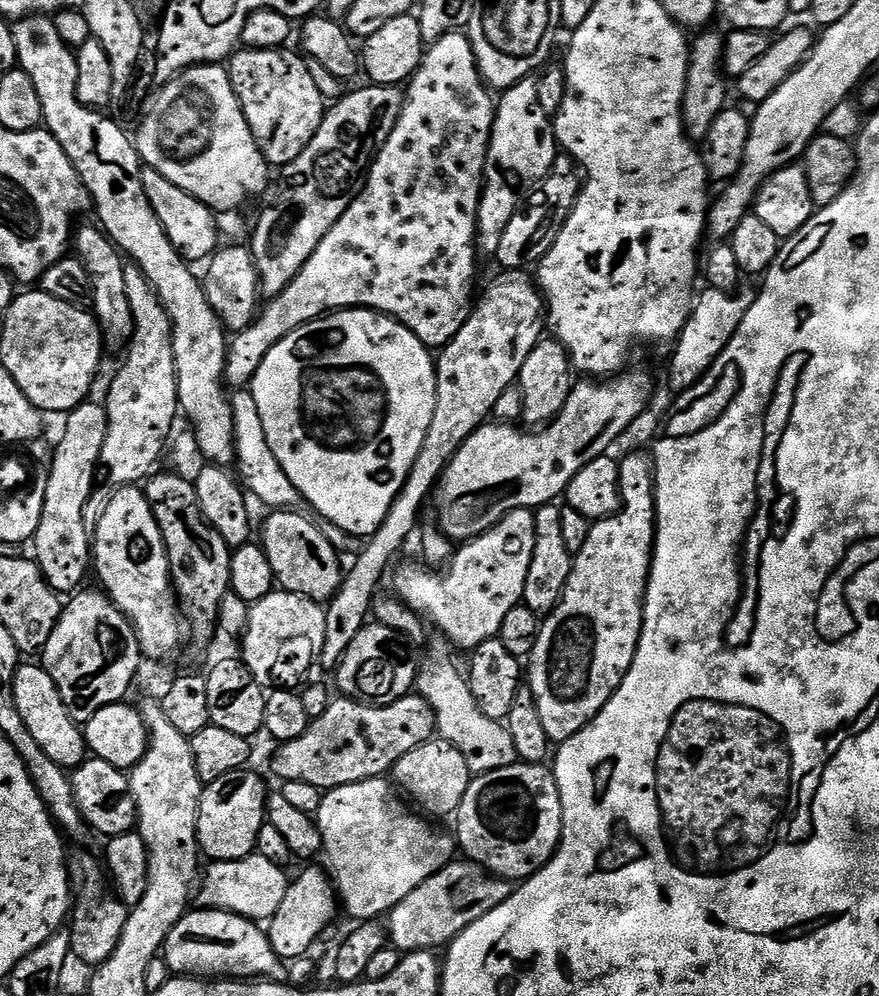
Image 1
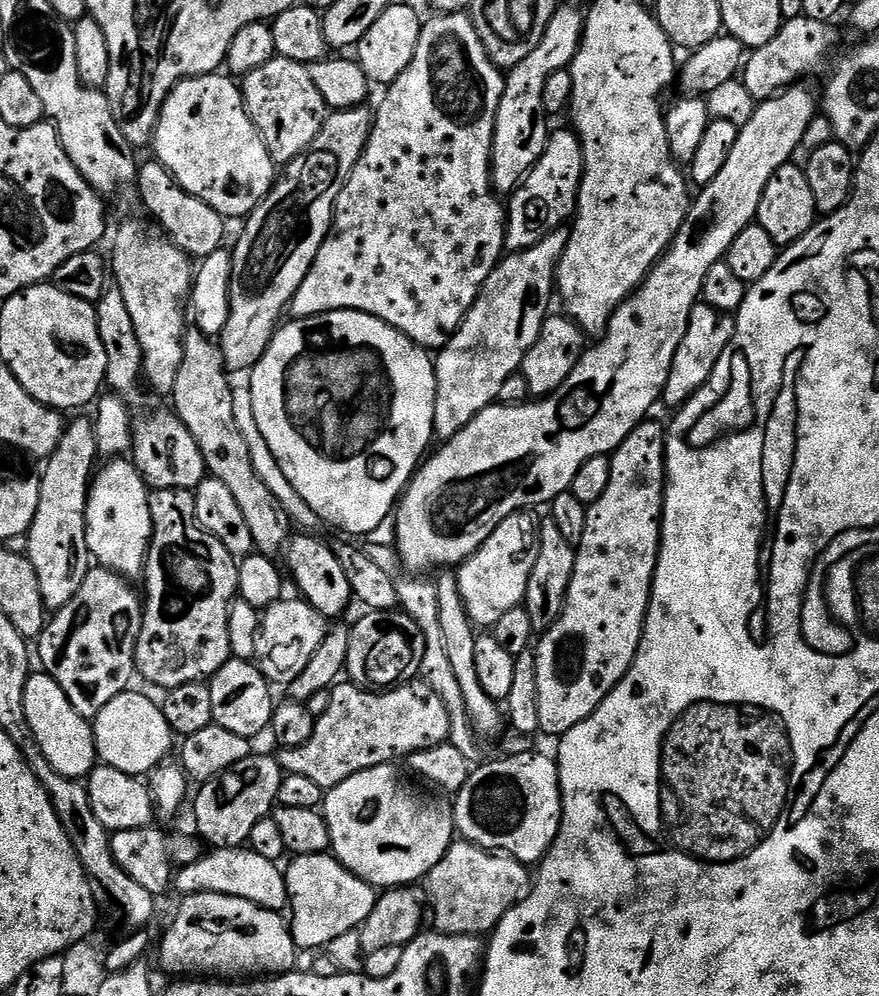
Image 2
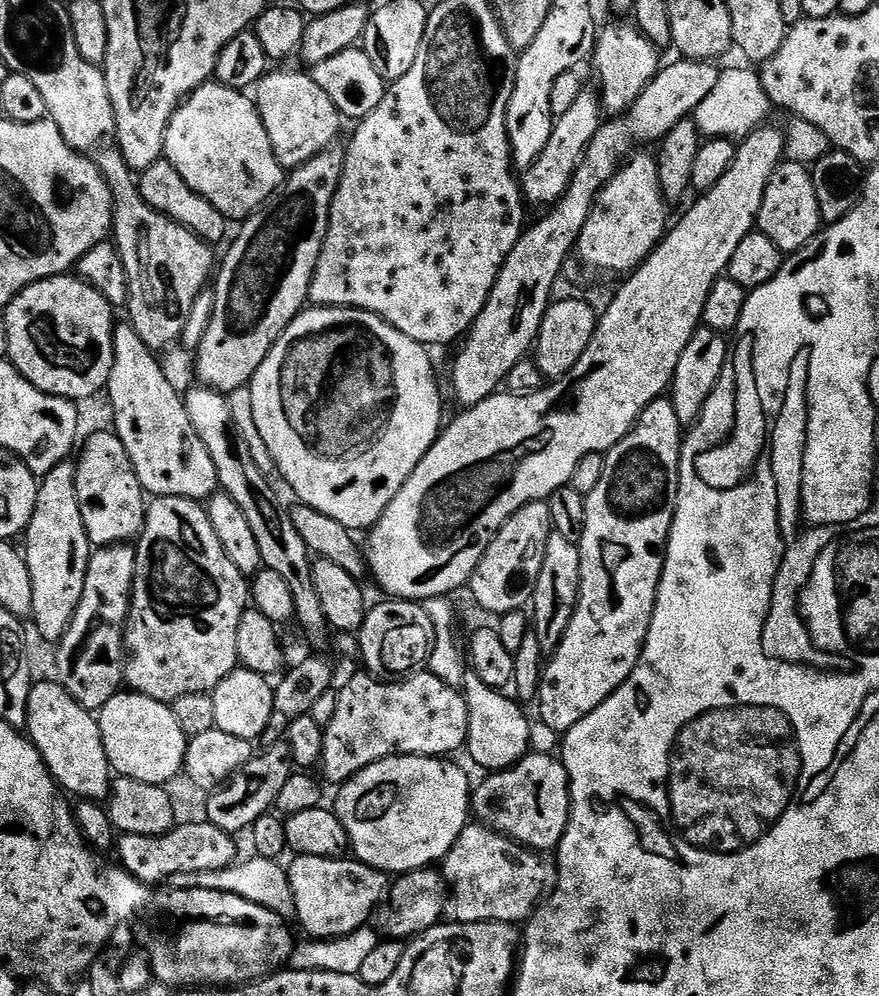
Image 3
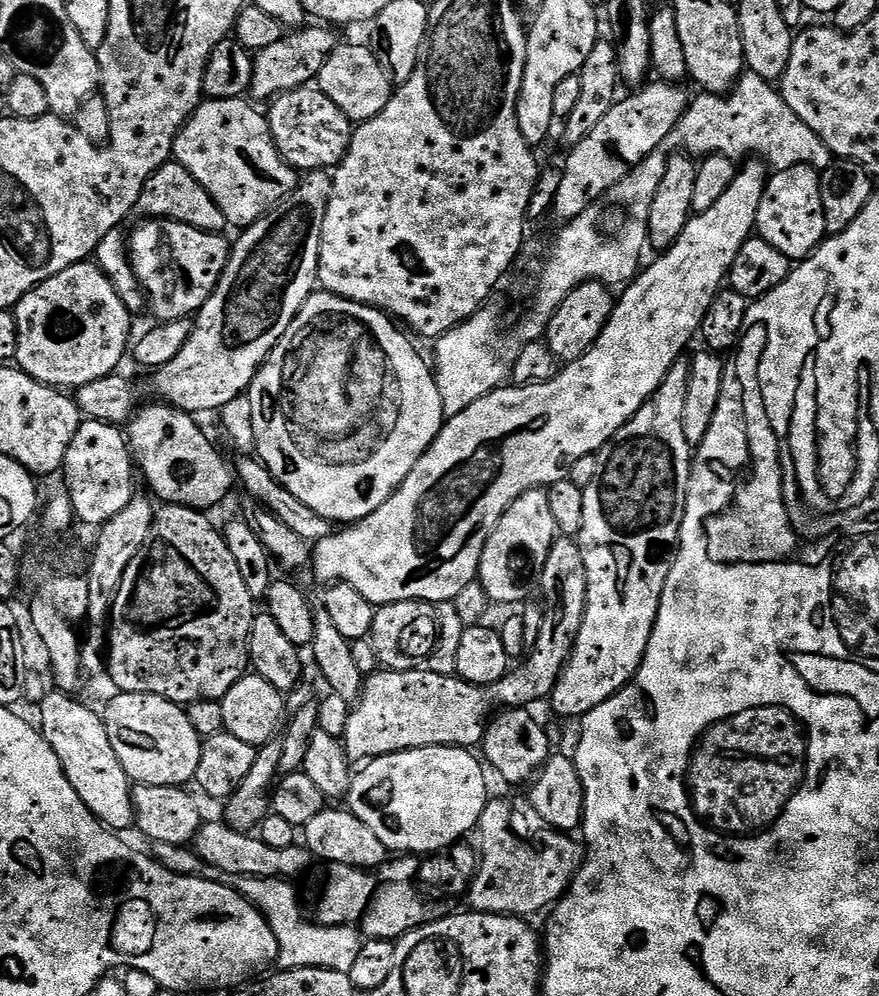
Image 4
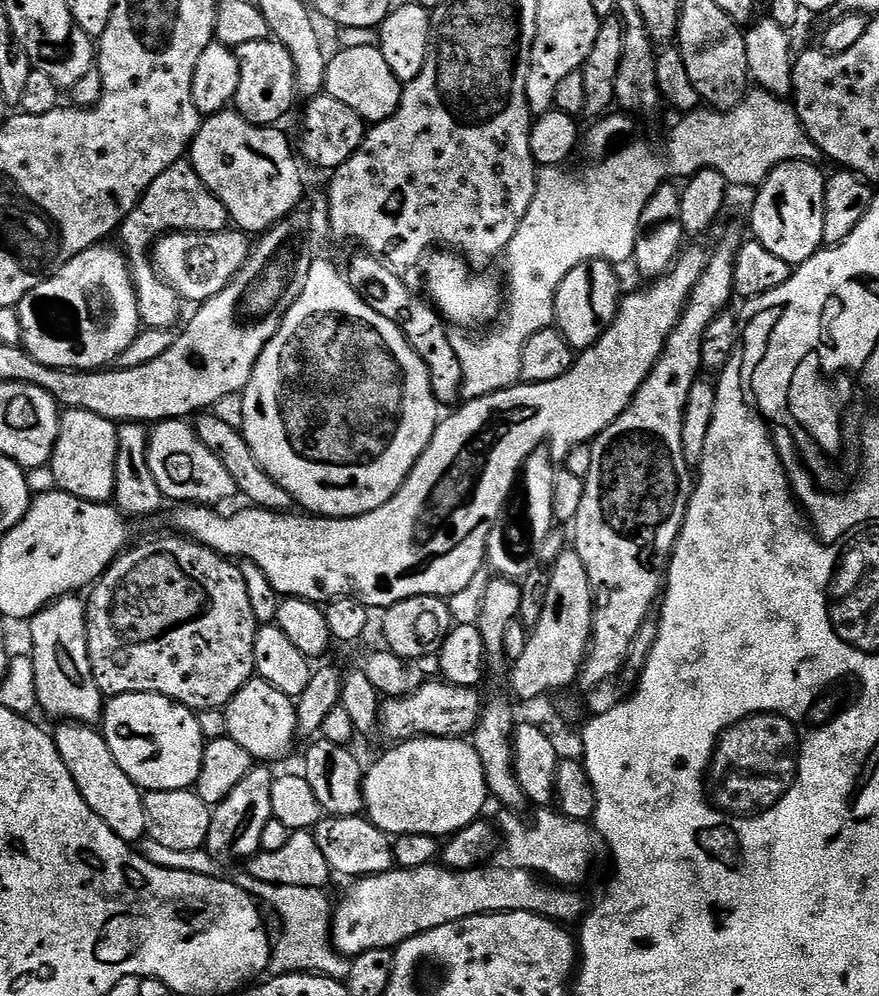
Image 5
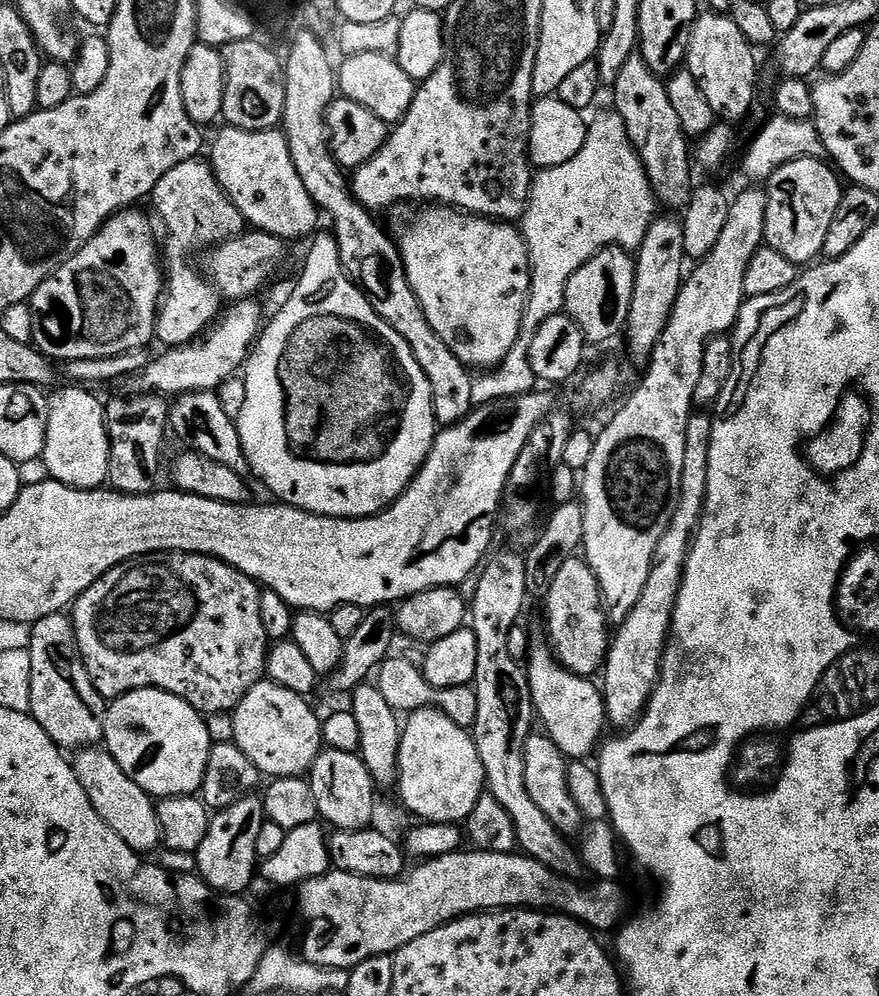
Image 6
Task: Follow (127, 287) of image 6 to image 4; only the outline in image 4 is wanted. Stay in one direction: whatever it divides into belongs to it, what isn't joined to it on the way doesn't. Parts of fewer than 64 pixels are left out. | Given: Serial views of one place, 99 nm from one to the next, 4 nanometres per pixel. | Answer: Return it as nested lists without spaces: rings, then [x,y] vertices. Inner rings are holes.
[[[95,262],[75,264],[42,282],[20,299],[14,315],[18,326],[15,363],[20,371],[41,384],[51,384],[61,390],[75,390],[86,386],[86,382],[98,382],[98,378],[113,375],[124,360],[124,351],[130,348],[128,335],[132,332],[133,313],[126,310],[118,290]]]

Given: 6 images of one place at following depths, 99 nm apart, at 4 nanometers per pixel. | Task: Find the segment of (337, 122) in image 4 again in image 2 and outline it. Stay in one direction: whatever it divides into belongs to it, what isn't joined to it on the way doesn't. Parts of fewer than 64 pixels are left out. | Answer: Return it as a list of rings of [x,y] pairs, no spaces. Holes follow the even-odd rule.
[[[276,56],[270,62],[266,62],[266,66],[258,66],[258,70],[243,77],[242,91],[244,108],[254,122],[254,126],[260,131],[260,137],[266,142],[266,150],[270,150],[277,165],[287,166],[308,151],[308,147],[314,142],[314,138],[324,125],[326,105],[322,94],[319,93],[318,86],[314,84],[314,79],[308,73],[307,64],[299,64],[293,60]]]

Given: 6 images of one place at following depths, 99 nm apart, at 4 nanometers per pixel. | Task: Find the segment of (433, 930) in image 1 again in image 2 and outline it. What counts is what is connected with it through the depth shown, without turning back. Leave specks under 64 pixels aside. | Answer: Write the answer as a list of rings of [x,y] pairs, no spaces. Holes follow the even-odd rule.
[[[463,838],[453,839],[438,866],[434,866],[434,870],[430,870],[426,877],[431,927],[448,936],[491,933],[499,929],[500,919],[507,916],[509,910],[531,894],[533,883],[533,873],[514,857],[480,848]]]

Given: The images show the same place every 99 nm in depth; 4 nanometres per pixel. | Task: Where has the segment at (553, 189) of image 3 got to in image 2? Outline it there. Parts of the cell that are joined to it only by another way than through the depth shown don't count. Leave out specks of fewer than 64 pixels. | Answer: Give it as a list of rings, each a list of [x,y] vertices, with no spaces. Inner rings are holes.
[[[560,128],[549,135],[546,150],[538,158],[535,166],[528,171],[524,181],[515,192],[511,193],[506,204],[506,227],[504,229],[504,247],[509,253],[525,252],[530,246],[538,246],[542,238],[551,232],[561,231],[575,217],[576,206],[580,198],[580,184],[584,181],[584,147],[575,131]]]

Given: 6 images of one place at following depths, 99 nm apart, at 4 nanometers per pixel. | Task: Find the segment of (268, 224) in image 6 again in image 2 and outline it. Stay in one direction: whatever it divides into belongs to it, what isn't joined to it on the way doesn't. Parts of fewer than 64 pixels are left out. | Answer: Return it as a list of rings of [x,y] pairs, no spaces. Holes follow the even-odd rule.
[[[220,75],[189,76],[173,88],[160,111],[151,147],[156,148],[155,159],[206,206],[225,218],[247,218],[272,191],[278,165],[244,108],[241,85],[231,75]]]

